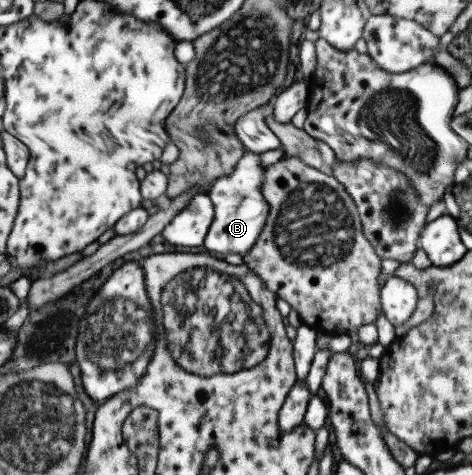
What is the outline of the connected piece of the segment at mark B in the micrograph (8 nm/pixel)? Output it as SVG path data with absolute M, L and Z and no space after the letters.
M246 152L231 175L213 181L207 195L214 207L214 221L206 235L204 251L223 258L229 253L242 256L253 248L270 213L270 205L262 195L264 171L265 168L260 166L260 154Z

